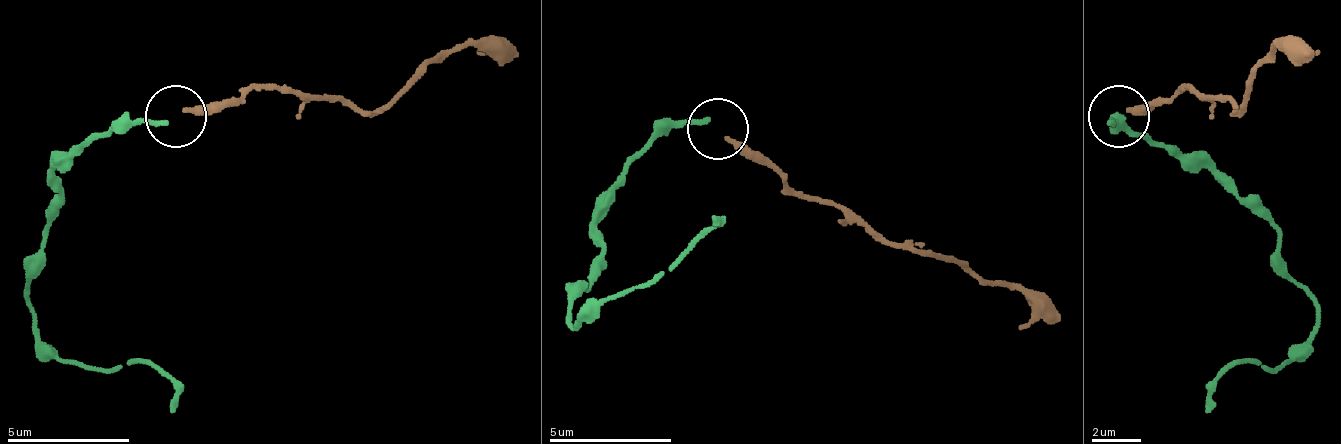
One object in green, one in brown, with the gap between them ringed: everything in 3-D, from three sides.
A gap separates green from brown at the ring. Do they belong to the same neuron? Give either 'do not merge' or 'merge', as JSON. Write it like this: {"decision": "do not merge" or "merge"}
{"decision": "do not merge"}

